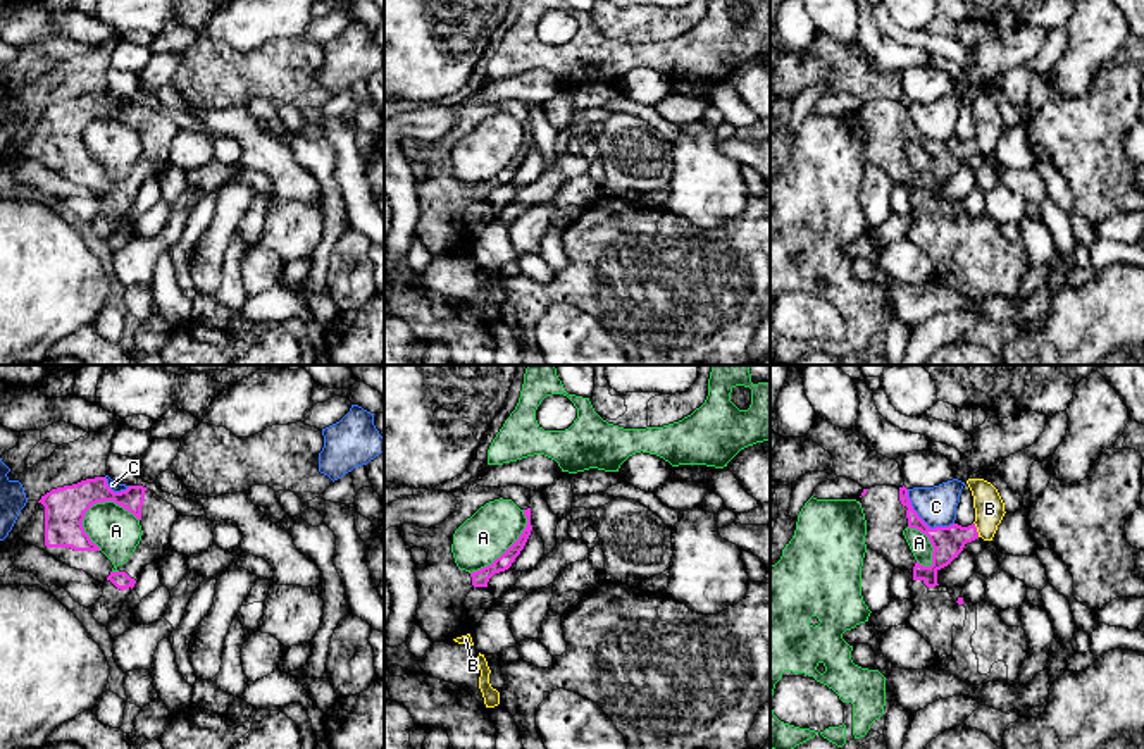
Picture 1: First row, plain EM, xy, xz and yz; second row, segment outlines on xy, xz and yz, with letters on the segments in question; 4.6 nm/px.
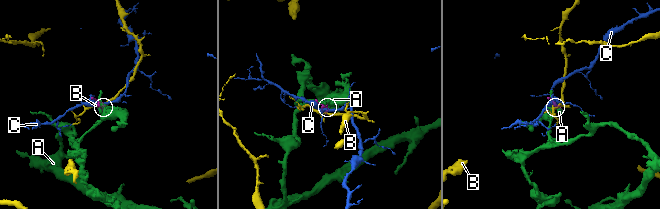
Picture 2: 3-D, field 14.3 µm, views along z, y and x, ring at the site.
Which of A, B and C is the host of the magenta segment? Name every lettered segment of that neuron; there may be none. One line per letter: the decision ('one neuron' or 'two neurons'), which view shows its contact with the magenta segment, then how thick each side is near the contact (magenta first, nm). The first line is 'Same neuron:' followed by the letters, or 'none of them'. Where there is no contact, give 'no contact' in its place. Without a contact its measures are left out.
Same neuron: none of them
A: two neurons; meets magenta in xy; 190 nm thick on the magenta side, 220 nm on the other
B: two neurons; meets magenta in yz; 150 nm thick on the magenta side, 140 nm on the other
C: two neurons; meets magenta in yz; 150 nm thick on the magenta side, 180 nm on the other

